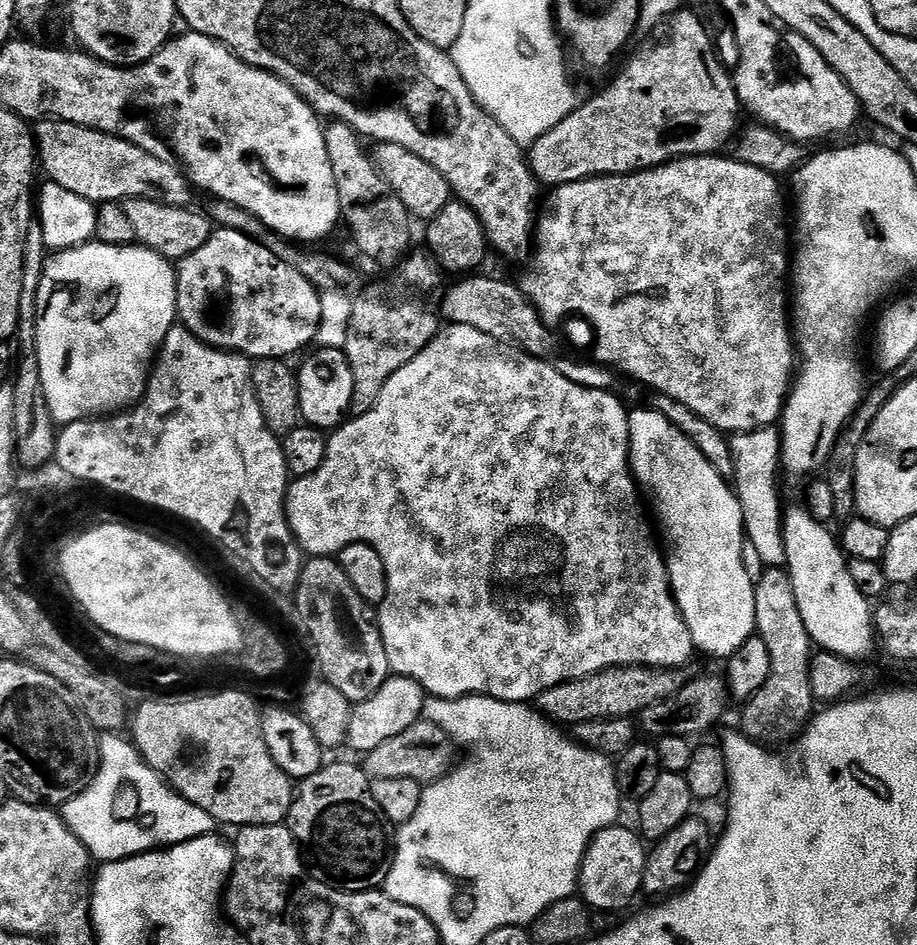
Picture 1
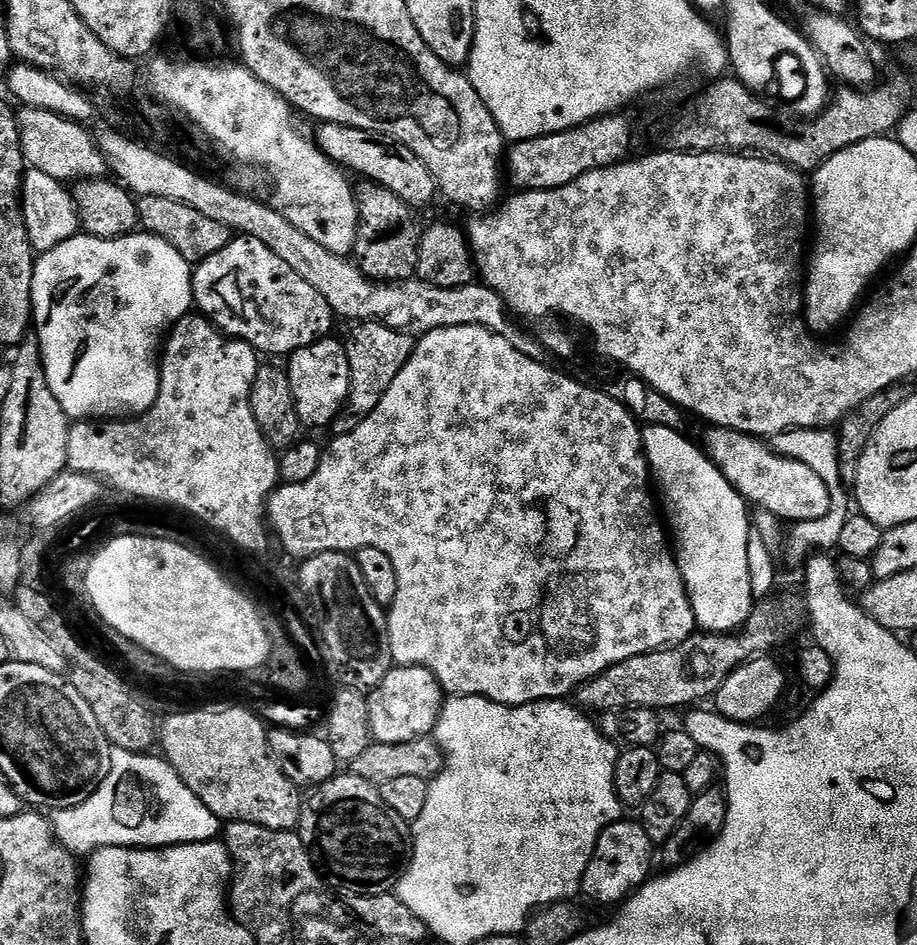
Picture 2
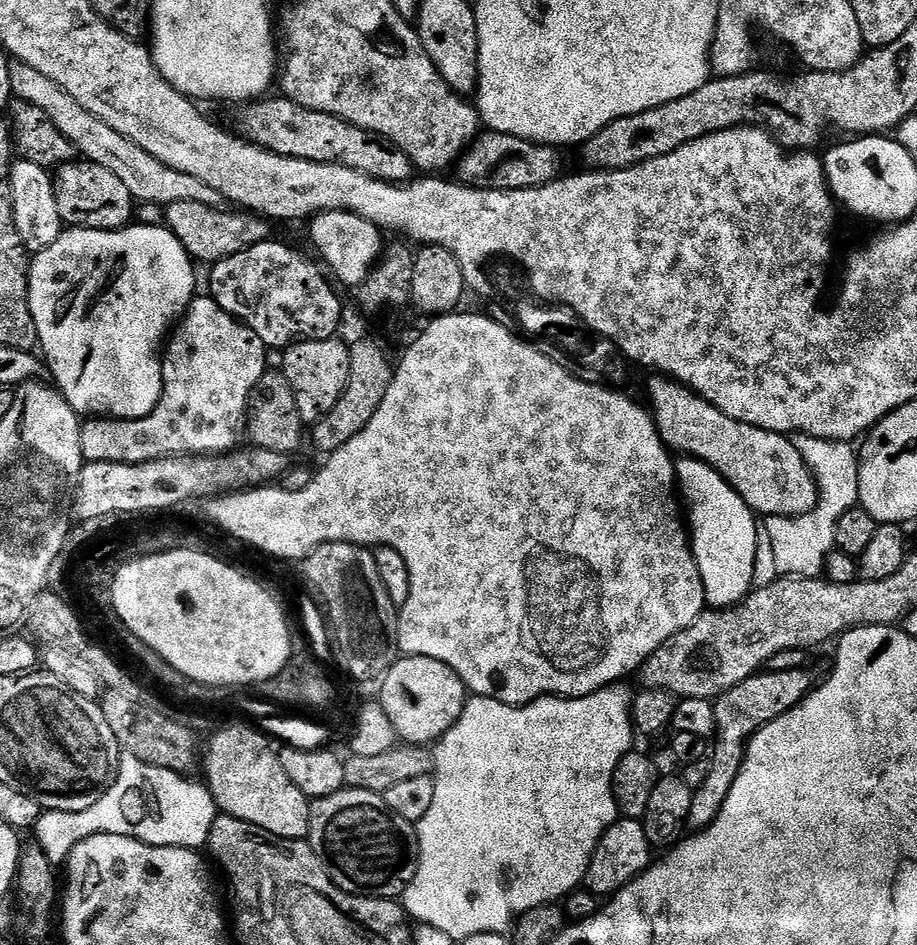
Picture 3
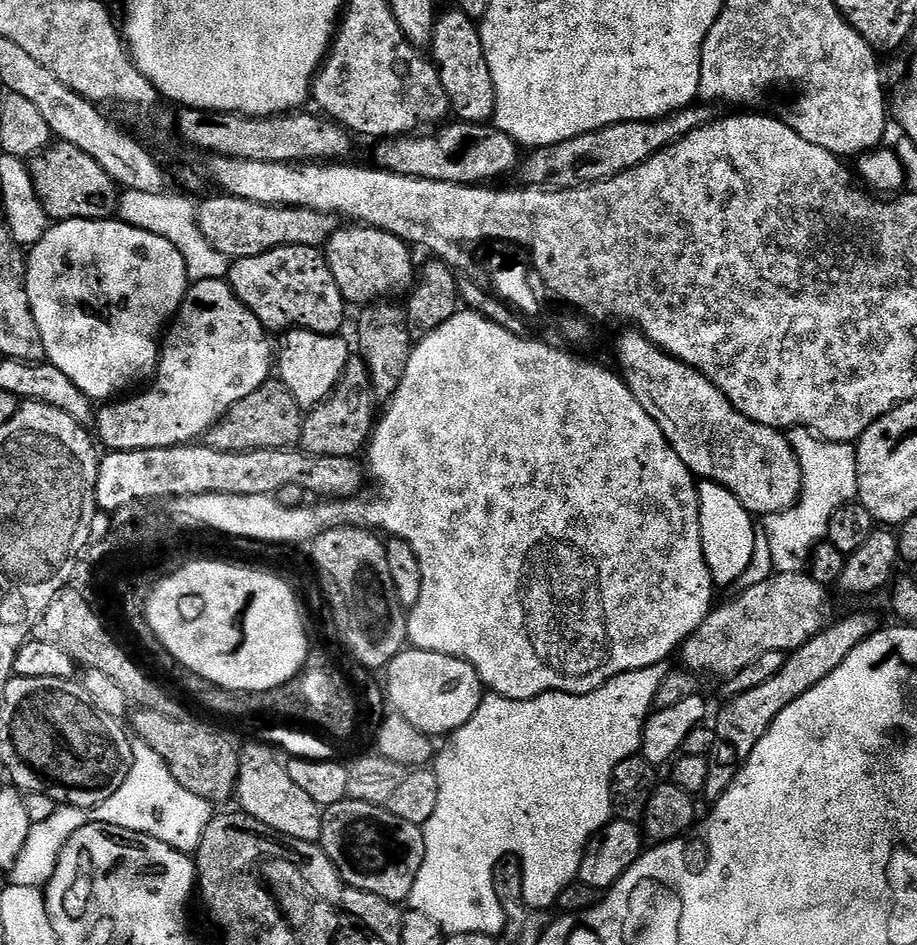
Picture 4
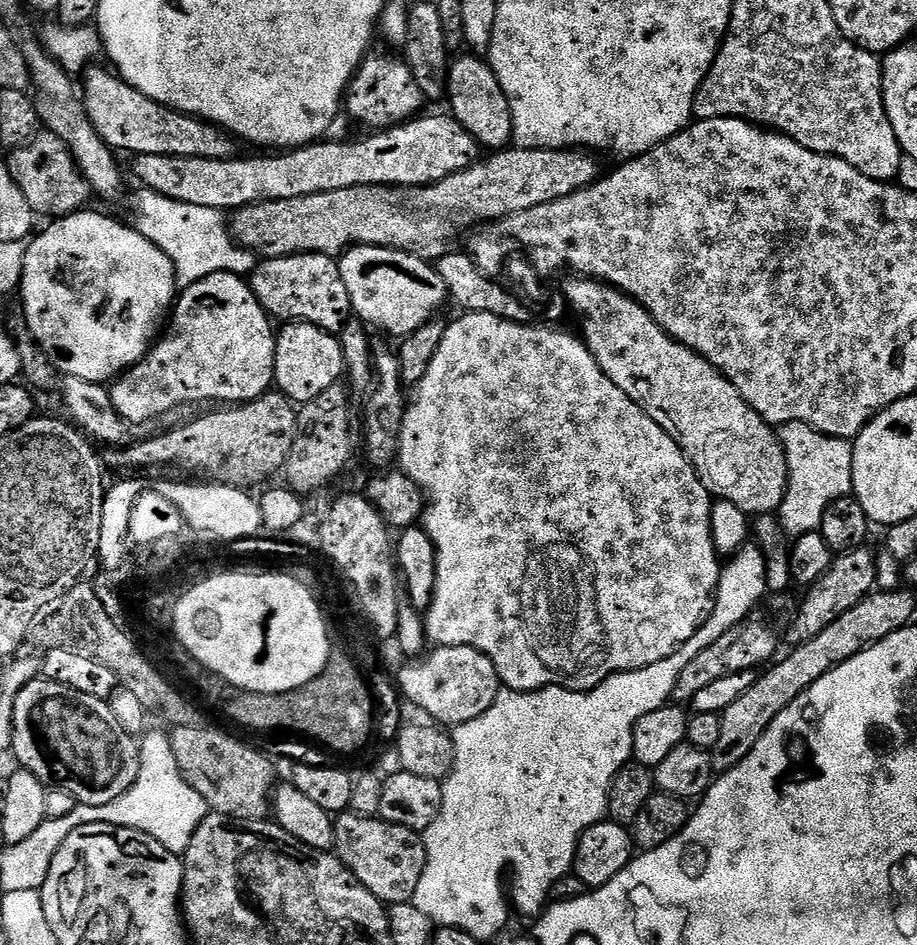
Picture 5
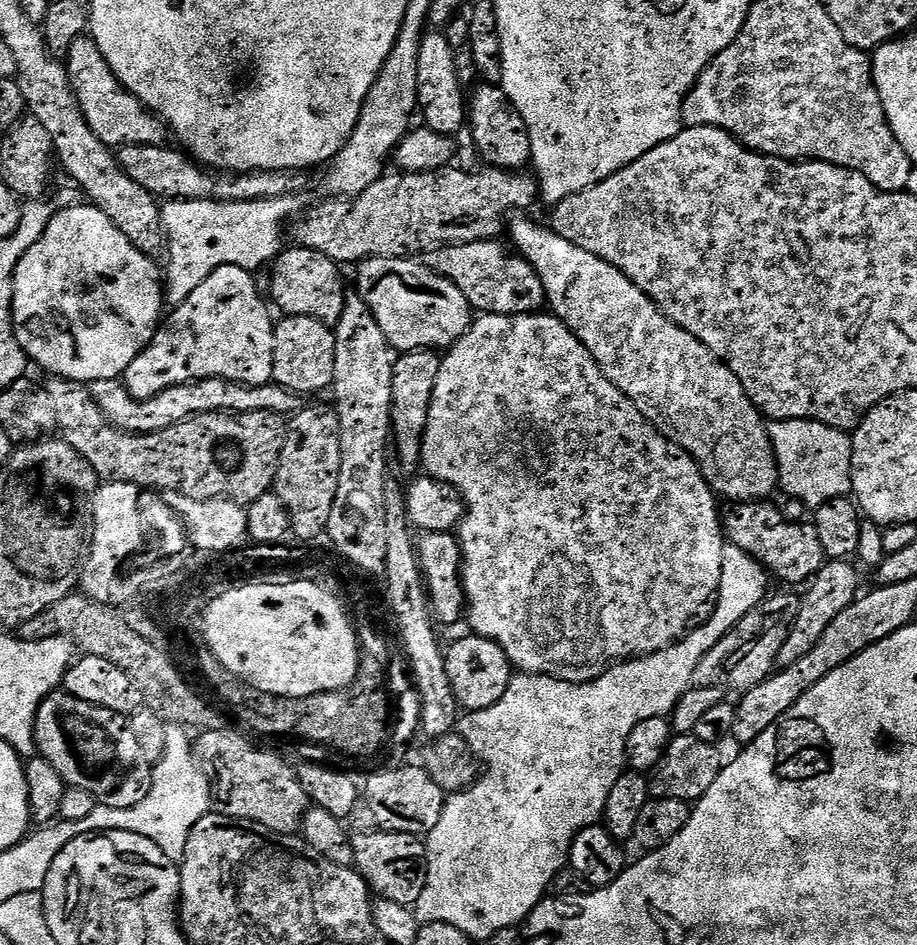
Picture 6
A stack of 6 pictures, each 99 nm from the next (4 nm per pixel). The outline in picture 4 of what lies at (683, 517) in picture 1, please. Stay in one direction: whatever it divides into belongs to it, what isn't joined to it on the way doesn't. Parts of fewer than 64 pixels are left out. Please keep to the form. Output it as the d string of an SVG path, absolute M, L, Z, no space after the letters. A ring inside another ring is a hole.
M713 480L703 481L698 489L700 492L702 554L706 558L706 566L712 575L712 583L716 586L720 586L720 584L735 585L742 578L742 574L746 574L746 566L750 566L750 558L754 558L754 534L757 525L752 524L753 513L748 512L746 506L742 506L742 502L738 502L738 498L734 494L730 494L730 490L726 490L726 486L718 486Z

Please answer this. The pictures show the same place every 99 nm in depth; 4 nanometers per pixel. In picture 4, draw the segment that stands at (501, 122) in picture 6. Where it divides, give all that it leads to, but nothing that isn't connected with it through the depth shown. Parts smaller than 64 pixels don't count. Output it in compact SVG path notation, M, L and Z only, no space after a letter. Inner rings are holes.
M441 11L436 17L436 30L430 45L430 56L440 72L442 90L446 90L451 115L457 121L466 124L487 124L496 114L496 91L494 78L490 78L490 66L486 66L486 50L482 46L480 30L477 21L470 19L465 12L451 11Z

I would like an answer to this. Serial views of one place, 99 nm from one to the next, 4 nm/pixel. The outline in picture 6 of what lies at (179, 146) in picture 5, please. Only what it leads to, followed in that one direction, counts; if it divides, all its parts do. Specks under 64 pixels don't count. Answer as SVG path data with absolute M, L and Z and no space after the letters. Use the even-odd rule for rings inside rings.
M91 34L74 38L62 63L70 78L70 90L74 90L74 98L78 98L78 106L90 130L94 130L94 134L98 134L109 148L119 150L124 146L143 144L161 146L167 141L164 139L169 139L170 133L164 121L156 113L149 112L144 103L121 84Z

